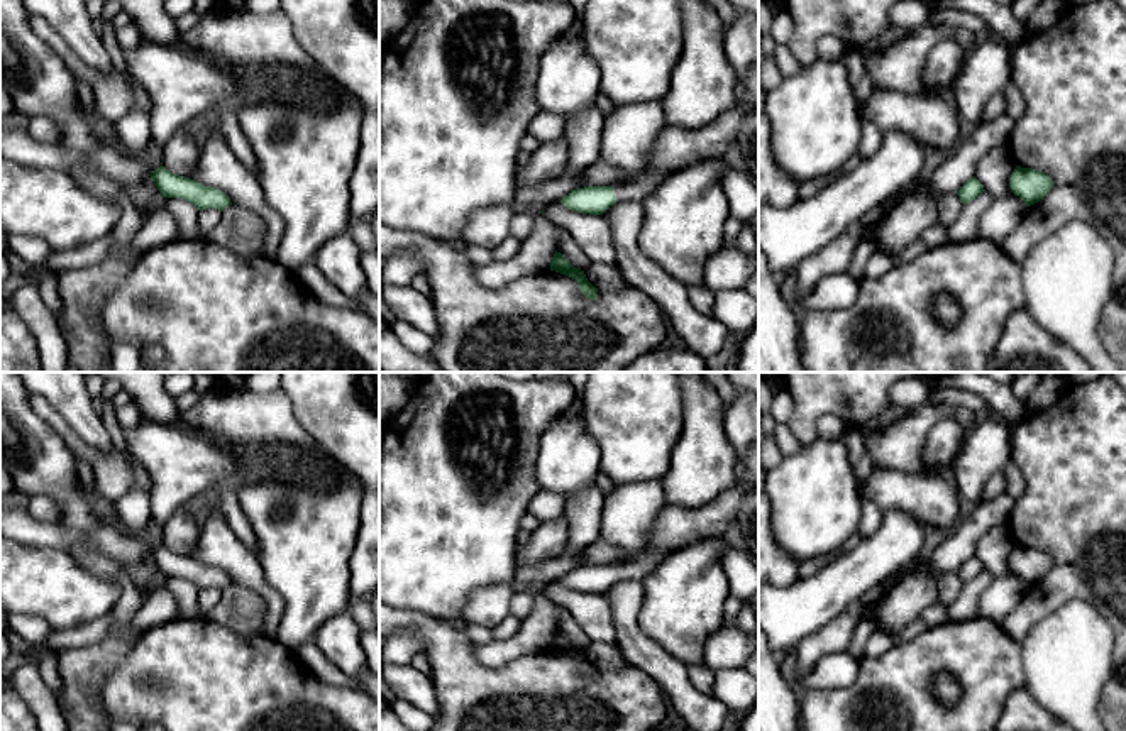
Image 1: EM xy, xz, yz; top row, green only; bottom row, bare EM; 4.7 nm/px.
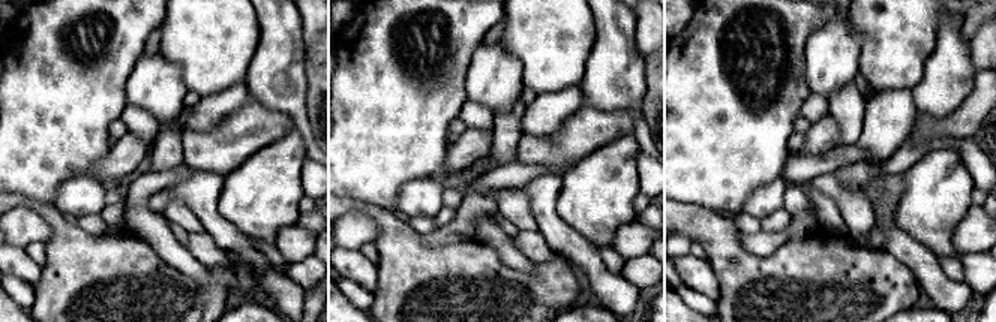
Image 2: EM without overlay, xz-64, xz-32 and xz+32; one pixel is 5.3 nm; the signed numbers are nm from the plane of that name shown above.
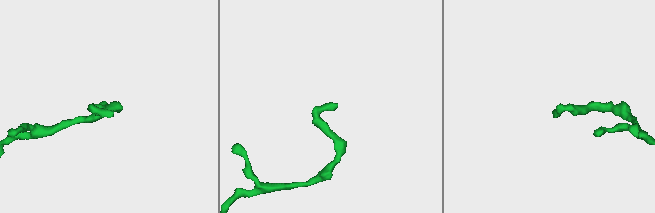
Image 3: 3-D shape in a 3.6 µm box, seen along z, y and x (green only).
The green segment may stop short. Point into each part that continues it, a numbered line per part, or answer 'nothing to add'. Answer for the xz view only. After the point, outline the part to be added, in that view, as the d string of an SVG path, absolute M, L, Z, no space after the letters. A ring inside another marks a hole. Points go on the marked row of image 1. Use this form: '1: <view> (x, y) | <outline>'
1: xz (639, 190) | M643 174L632 183L613 186L616 201L643 201L665 178L665 174Z

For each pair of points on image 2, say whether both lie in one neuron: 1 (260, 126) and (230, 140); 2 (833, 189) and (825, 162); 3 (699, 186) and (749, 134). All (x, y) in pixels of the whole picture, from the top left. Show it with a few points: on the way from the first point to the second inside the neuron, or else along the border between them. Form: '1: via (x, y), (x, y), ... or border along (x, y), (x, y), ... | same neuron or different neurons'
1: via (252, 128), (237, 137) | same neuron
2: border along (831, 171), (816, 175), (810, 181) | different neurons
3: via (710, 172), (735, 147) | same neuron

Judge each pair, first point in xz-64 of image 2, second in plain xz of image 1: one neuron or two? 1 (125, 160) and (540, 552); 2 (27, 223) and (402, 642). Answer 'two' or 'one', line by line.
1: one
2: one

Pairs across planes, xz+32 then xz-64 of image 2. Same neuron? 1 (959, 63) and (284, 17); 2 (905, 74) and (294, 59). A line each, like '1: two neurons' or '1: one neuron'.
1: one neuron
2: two neurons

